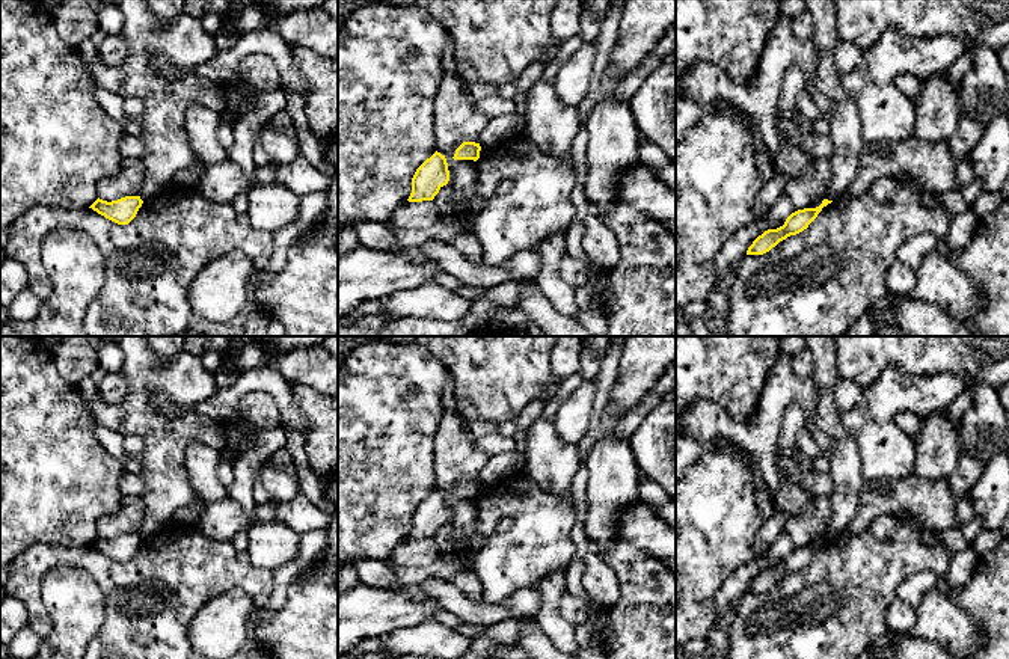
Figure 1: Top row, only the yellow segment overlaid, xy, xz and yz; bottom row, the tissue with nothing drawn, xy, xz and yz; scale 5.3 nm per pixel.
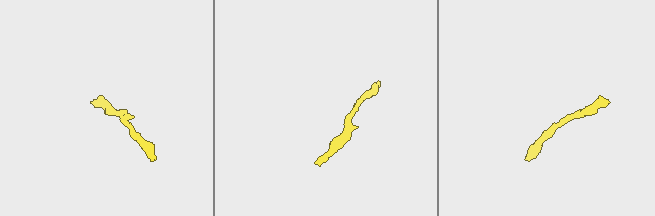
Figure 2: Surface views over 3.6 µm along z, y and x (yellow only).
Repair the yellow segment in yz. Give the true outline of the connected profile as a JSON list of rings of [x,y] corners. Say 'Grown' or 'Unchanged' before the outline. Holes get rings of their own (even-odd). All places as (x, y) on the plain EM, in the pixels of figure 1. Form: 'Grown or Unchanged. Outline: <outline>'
Unchanged. Outline: [[[823,537],[816,546],[804,546],[792,550],[783,564],[777,567],[768,567],[759,573],[748,585],[747,593],[763,593],[787,575],[802,570],[817,555],[822,546],[831,540],[833,538]]]

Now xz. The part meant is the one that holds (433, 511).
Unchanged. Outline: [[[434,490],[415,510],[409,540],[433,538],[439,528],[449,519],[445,493]]]

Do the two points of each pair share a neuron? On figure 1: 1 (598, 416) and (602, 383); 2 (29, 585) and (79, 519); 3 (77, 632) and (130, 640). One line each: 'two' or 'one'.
1: one
2: two
3: two

